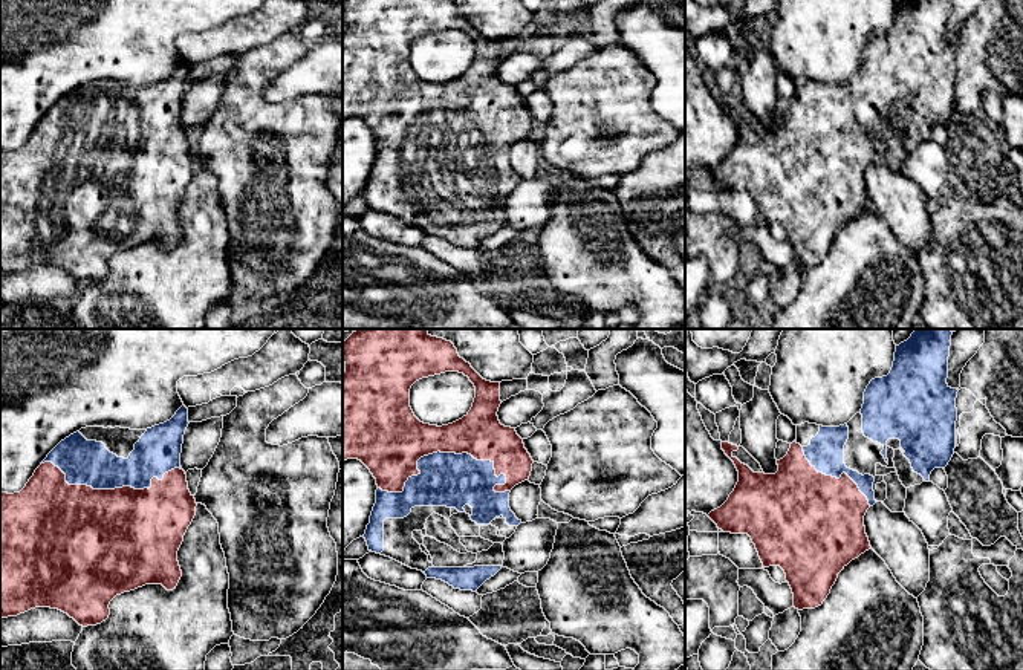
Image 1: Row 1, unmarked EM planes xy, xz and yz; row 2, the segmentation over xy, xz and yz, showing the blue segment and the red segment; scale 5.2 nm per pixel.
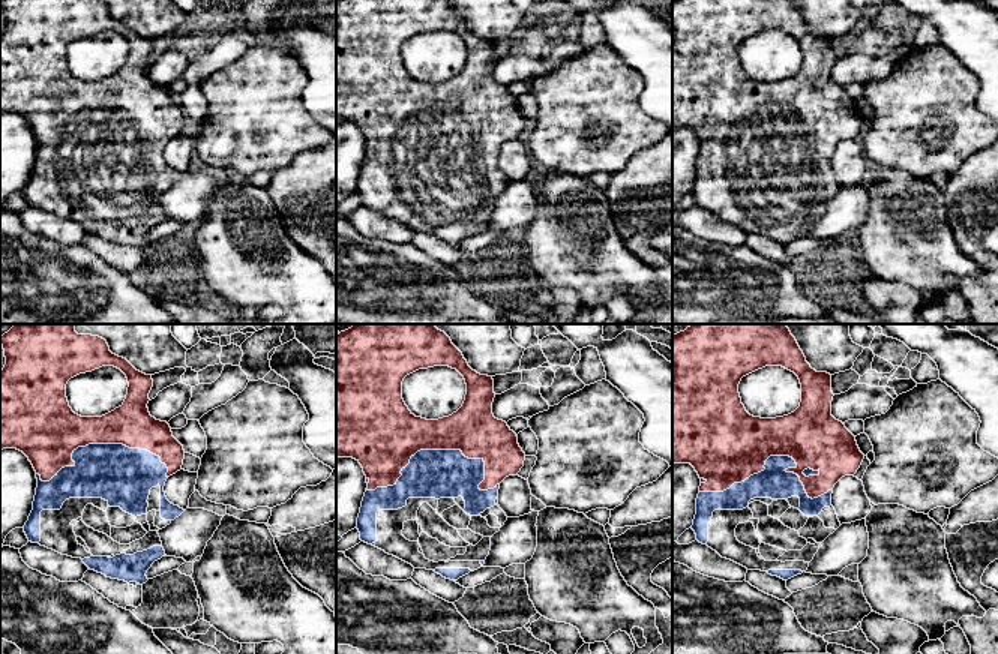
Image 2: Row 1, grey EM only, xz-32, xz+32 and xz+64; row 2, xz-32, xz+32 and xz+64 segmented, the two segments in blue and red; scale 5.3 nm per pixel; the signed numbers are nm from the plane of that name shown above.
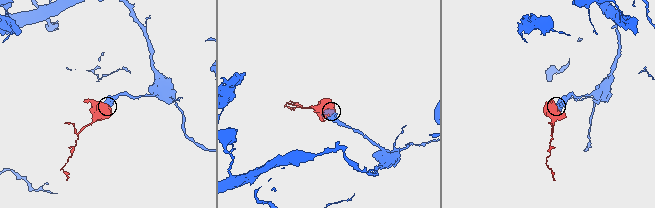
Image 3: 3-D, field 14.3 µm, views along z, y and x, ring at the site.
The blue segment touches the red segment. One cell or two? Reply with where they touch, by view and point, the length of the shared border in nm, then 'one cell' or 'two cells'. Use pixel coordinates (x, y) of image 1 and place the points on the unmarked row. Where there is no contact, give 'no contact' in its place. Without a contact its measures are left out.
contact xz (454, 110); length 700 nm; one cell

